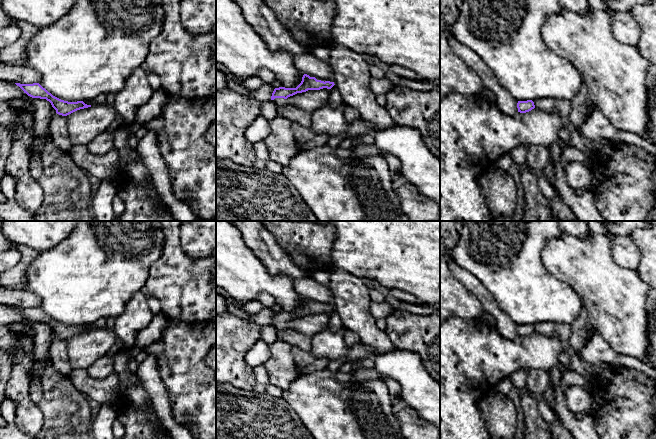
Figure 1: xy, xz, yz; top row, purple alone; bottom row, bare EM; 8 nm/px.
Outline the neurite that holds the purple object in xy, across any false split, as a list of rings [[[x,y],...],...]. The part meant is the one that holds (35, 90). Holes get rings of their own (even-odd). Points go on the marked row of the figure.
[[[39,83],[15,84],[19,86],[28,96],[32,98],[46,99],[49,101],[52,107],[56,110],[56,113],[62,116],[67,116],[77,110],[91,107],[91,105],[87,105],[83,101],[68,102],[61,100],[49,93]]]

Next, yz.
[[[532,100],[518,101],[517,103],[518,112],[526,113],[535,108],[534,102]]]

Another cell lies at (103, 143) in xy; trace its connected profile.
[[[103,132],[89,142],[86,147],[91,154],[101,156],[113,149],[113,143],[114,133]]]

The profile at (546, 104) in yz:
[[[539,98],[533,101],[536,108],[543,111],[554,111],[554,100],[552,98]]]

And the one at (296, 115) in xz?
[[[278,106],[278,116],[282,116],[292,123],[298,123],[304,127],[310,127],[311,125],[311,112],[302,110],[296,106]]]

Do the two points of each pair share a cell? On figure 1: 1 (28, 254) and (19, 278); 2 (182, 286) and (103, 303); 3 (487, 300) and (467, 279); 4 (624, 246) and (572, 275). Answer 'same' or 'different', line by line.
1: same
2: different
3: same
4: different

